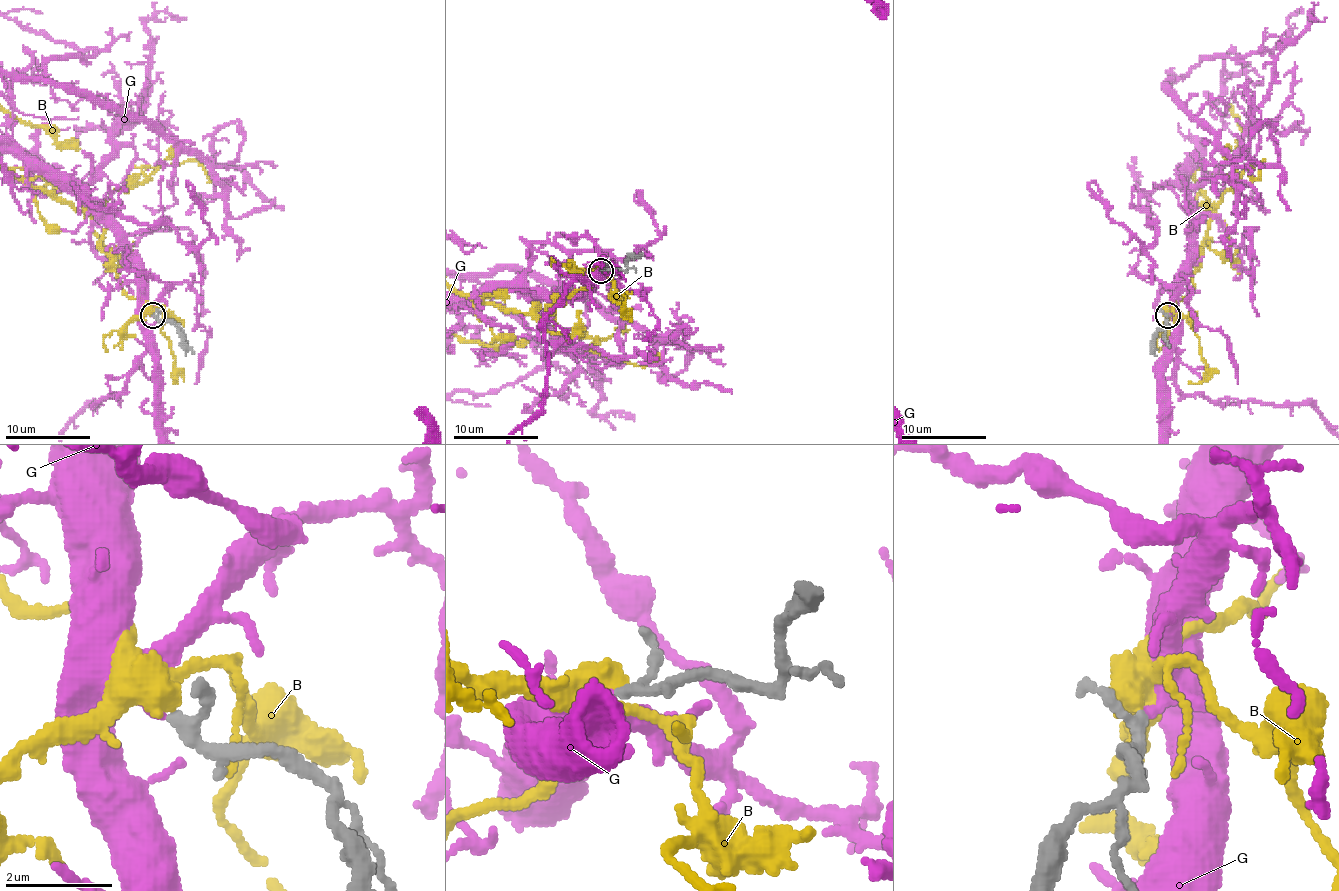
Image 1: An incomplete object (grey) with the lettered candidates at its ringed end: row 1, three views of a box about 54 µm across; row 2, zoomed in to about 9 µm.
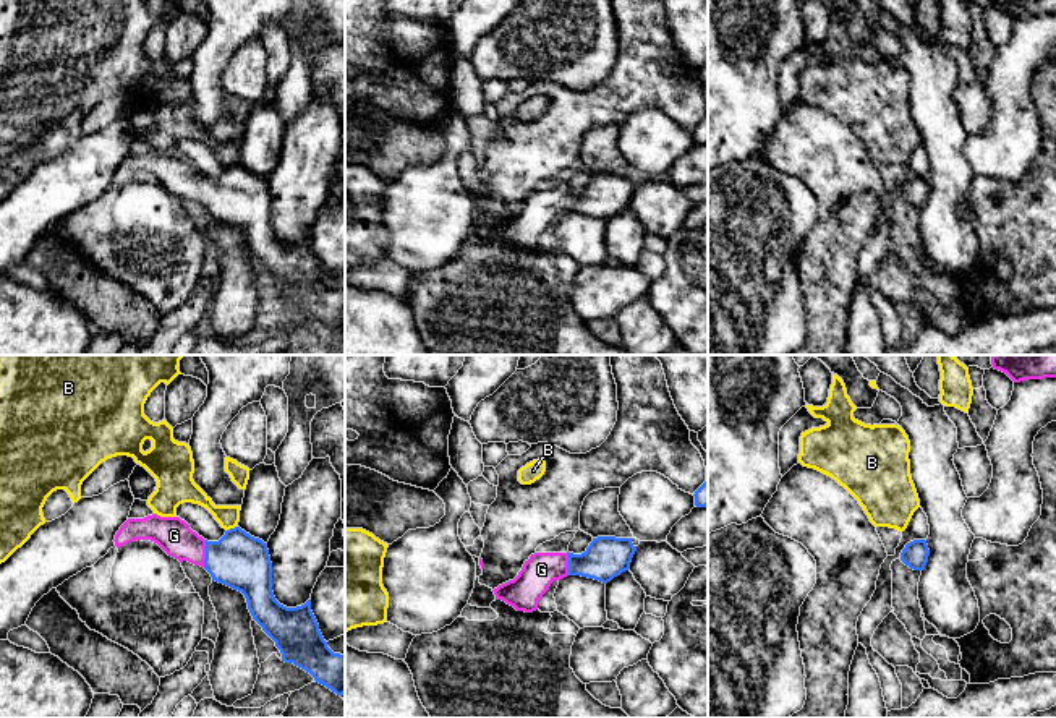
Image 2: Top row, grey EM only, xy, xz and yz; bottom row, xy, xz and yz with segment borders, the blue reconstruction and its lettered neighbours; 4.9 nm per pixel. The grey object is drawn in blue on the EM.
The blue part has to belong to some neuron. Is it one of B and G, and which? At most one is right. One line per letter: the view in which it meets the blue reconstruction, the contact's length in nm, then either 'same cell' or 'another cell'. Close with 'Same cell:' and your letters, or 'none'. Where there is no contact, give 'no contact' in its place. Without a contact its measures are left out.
B: xy | 60 nm | another cell
G: xy | 140 nm | same cell
Same cell: G

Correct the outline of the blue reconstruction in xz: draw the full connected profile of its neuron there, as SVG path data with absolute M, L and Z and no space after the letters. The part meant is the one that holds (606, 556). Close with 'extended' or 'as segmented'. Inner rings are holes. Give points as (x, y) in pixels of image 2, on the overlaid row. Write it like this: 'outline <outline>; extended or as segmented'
outline M598 536L581 554L534 553L525 561L513 580L494 588L496 600L502 600L517 611L533 613L554 580L581 575L611 582L630 569L637 546L633 538Z; extended

